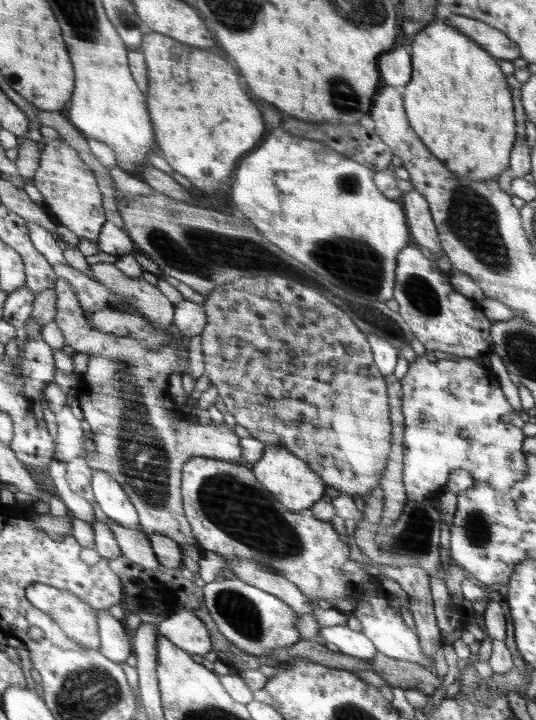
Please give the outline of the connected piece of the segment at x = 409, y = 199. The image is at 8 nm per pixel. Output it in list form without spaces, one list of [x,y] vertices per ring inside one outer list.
[[[414,189],[410,190],[408,194],[404,193],[400,200],[406,209],[413,242],[428,250],[430,255],[444,257],[445,252],[442,241],[439,239],[439,231],[424,196]]]

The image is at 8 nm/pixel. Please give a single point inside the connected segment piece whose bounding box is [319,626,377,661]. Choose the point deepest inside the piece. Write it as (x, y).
(351, 643)

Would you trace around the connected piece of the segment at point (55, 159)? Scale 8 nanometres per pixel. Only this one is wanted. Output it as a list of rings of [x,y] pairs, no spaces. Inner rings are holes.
[[[64,139],[49,140],[43,150],[34,183],[44,195],[46,207],[60,224],[67,226],[80,238],[101,244],[101,235],[108,222],[104,196],[94,170],[80,158],[76,148],[72,148]]]

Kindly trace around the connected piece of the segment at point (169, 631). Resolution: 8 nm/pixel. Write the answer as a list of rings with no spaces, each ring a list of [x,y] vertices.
[[[179,610],[159,625],[162,637],[170,638],[179,648],[192,655],[210,652],[211,634],[204,622],[194,612]]]

